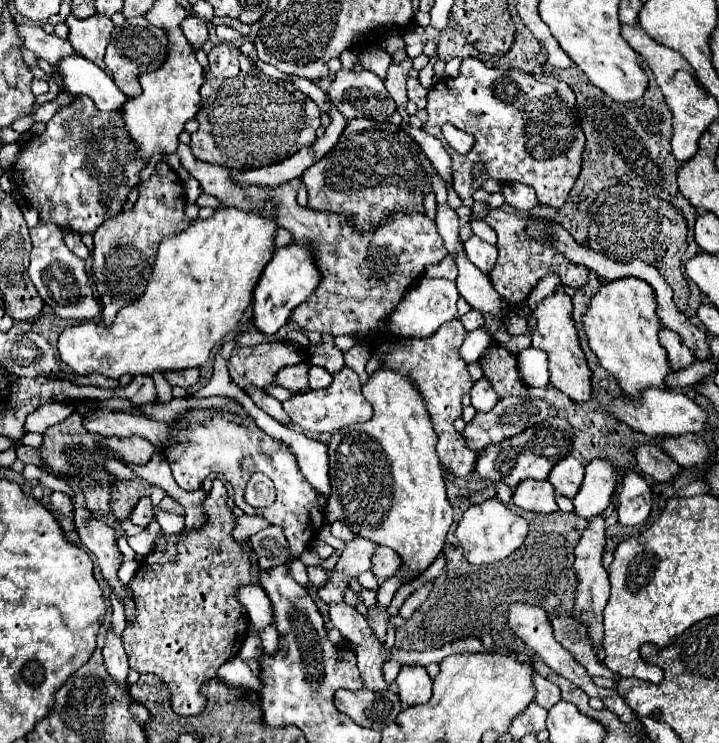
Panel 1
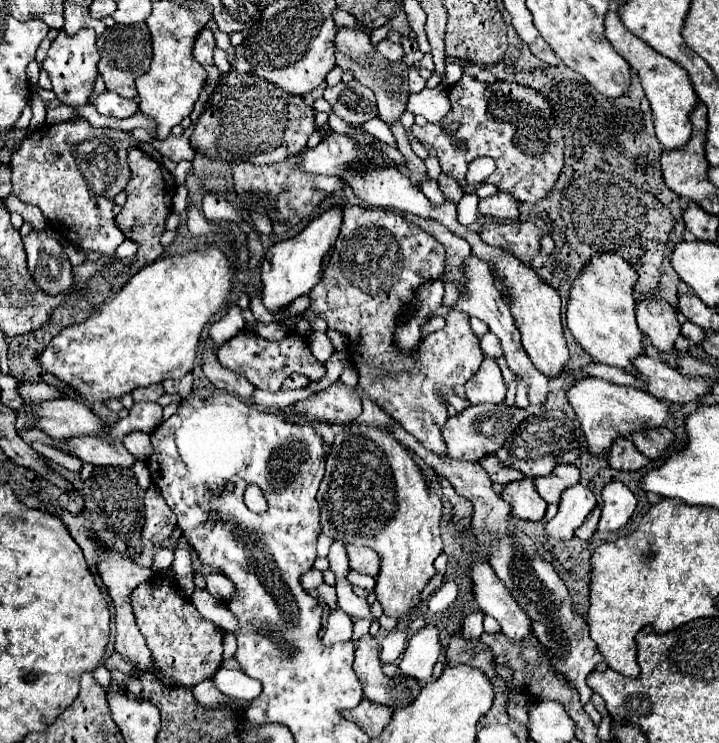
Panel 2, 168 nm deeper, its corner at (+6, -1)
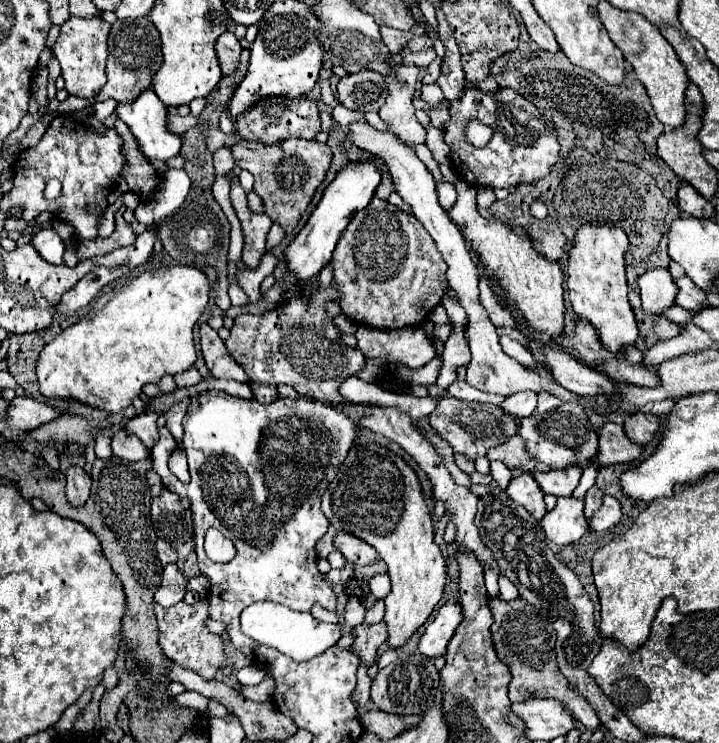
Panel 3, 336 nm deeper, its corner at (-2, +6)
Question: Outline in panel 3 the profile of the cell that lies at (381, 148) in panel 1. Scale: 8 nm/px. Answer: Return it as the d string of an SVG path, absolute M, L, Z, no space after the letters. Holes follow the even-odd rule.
M286 139L274 145L256 141L240 141L232 147L234 163L254 175L254 191L264 201L264 213L286 233L292 233L312 201L314 191L322 183L330 161L324 161L324 143L306 139Z

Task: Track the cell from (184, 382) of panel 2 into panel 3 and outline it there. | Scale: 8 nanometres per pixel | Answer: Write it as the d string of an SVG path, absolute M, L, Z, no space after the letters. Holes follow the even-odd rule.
M190 367L190 369L184 371L184 373L176 373L176 375L174 375L174 381L176 381L178 387L192 387L192 385L200 383L202 377L200 377L200 373L198 373L196 367Z

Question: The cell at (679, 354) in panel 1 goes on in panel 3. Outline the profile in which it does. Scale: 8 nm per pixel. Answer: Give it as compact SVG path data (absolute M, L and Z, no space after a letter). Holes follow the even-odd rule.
M654 267L638 277L642 307L650 315L660 315L662 309L674 305L676 285L670 277L670 271L664 267Z

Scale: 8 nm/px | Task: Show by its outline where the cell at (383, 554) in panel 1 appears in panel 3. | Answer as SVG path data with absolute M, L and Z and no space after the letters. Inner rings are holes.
M336 533L334 537L334 549L340 551L346 561L354 563L354 565L370 565L378 559L378 553L364 541L360 541L358 537L352 537L350 533Z

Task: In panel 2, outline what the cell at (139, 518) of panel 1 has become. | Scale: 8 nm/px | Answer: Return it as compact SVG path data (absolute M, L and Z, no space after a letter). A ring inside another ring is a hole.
M154 484L146 490L144 508L146 508L146 518L142 526L142 536L154 544L162 544L174 530L176 516L174 512L170 512L166 500L162 498L160 490Z

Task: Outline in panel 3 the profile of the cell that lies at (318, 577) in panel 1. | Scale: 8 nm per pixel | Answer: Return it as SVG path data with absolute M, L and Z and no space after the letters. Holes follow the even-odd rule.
M350 597L348 605L346 605L346 613L344 613L344 621L348 627L356 627L360 623L364 623L364 605L358 597Z

